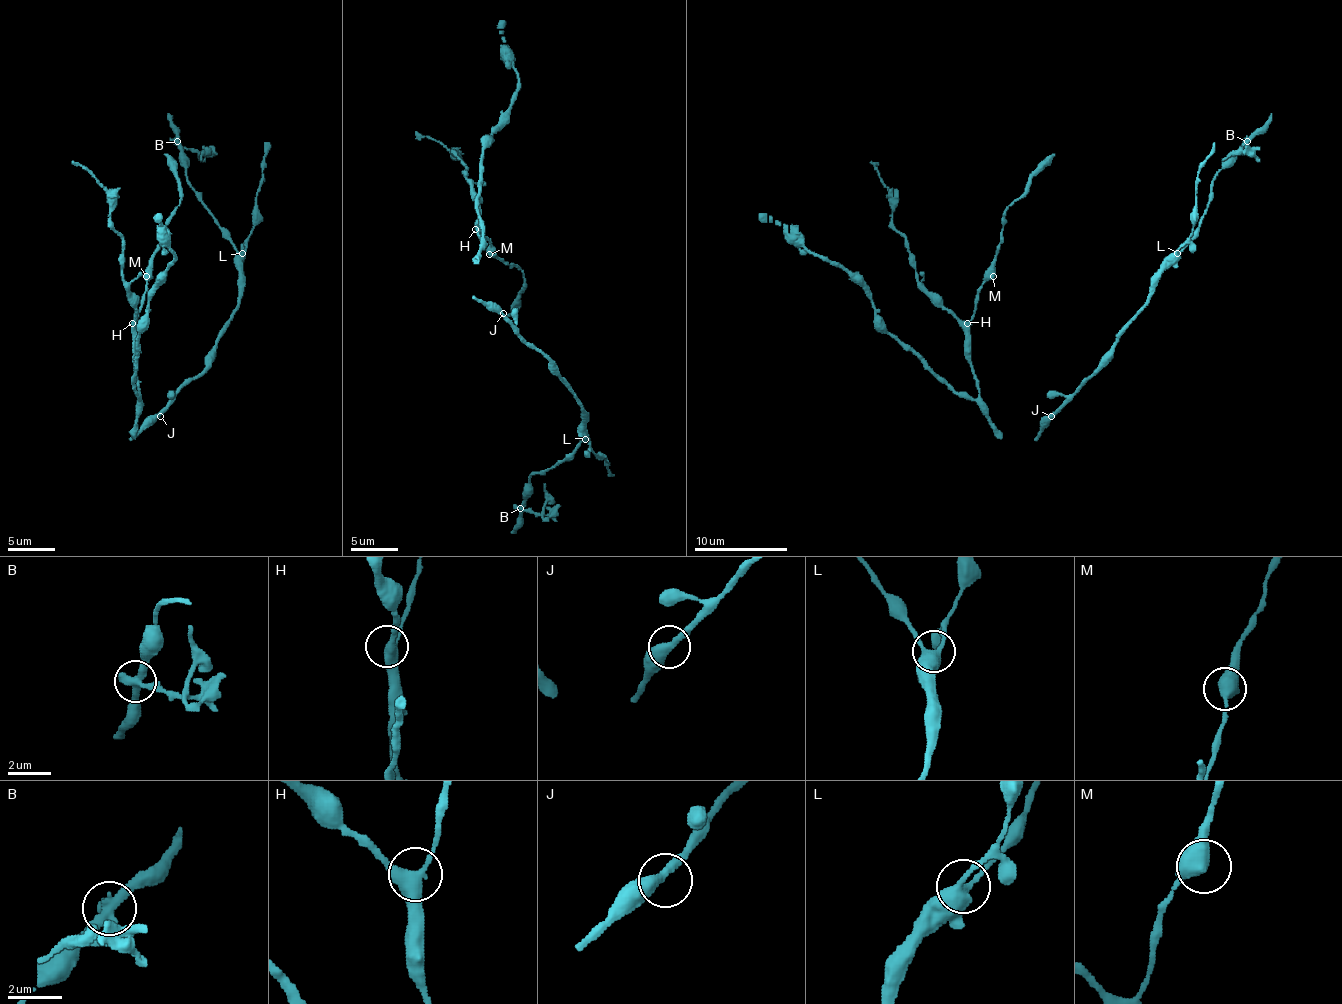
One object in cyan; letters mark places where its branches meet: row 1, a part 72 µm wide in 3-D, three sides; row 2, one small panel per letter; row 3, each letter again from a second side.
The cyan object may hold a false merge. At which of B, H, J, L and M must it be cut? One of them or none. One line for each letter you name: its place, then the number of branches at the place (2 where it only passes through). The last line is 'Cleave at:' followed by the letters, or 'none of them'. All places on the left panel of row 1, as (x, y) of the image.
B: at (177, 141); 3 branches meet
Cleave at: B

